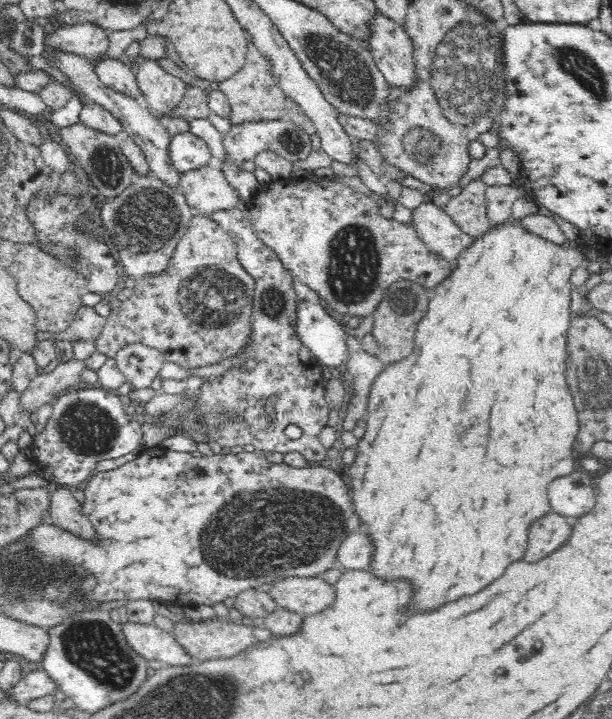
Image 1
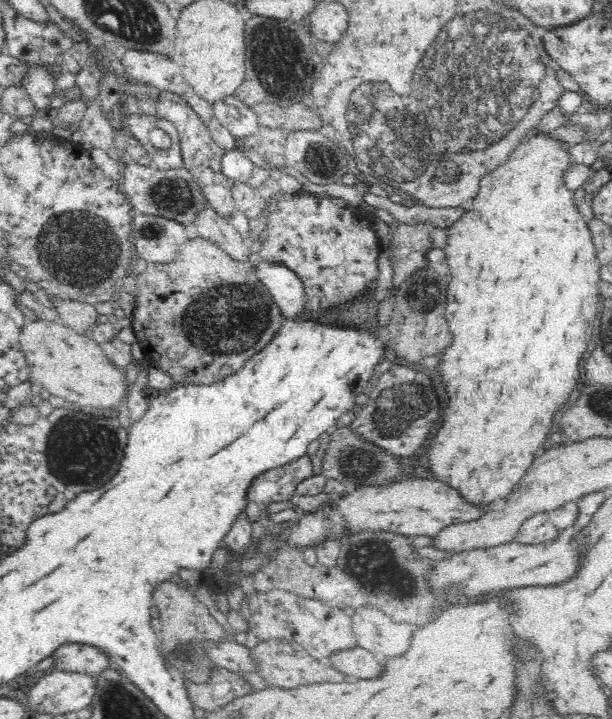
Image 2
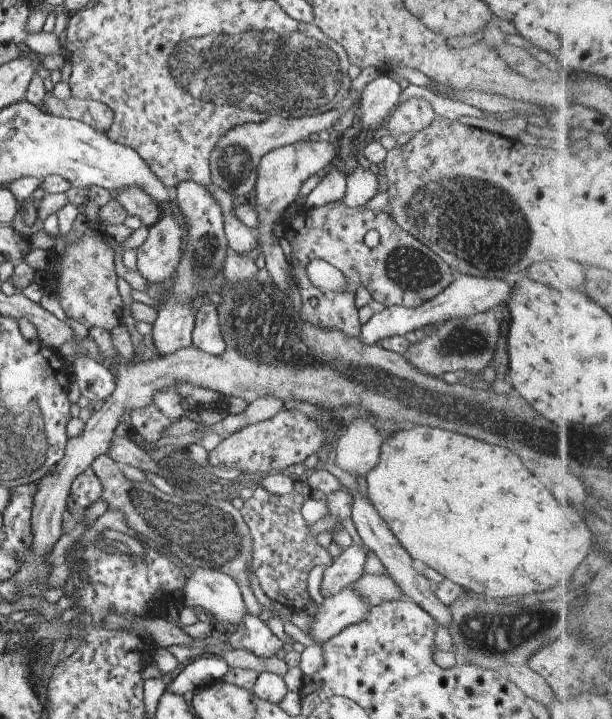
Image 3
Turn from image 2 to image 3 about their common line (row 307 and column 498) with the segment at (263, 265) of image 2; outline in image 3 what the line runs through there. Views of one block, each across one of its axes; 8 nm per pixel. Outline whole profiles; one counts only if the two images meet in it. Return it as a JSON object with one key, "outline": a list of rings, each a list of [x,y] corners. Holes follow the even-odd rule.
{"outline":[[[462,272],[458,280],[453,280],[440,294],[437,294],[432,300],[424,301],[416,308],[406,307],[404,305],[378,307],[366,324],[361,326],[360,340],[362,344],[378,344],[386,338],[392,336],[403,336],[406,333],[413,332],[428,324],[442,324],[454,318],[468,318],[474,314],[490,312],[497,309],[502,302],[509,302],[513,294],[513,284],[503,279],[475,277]]]}

